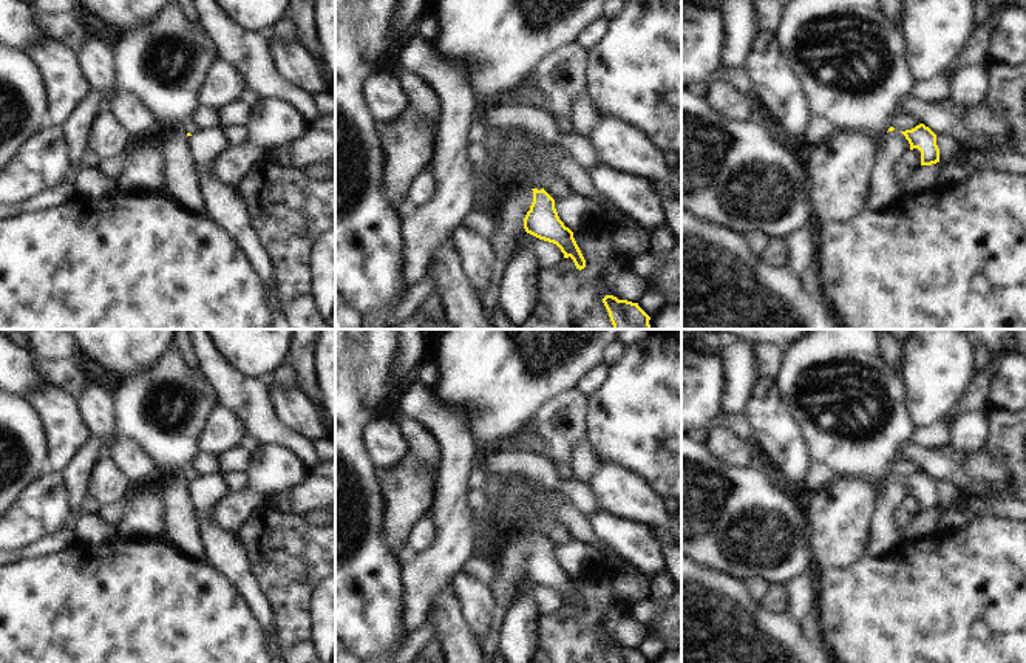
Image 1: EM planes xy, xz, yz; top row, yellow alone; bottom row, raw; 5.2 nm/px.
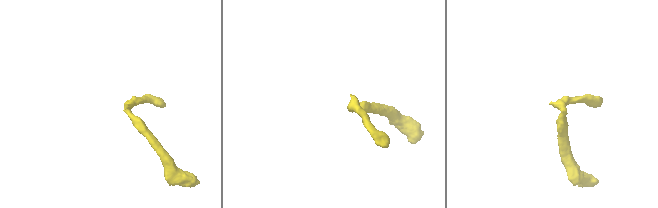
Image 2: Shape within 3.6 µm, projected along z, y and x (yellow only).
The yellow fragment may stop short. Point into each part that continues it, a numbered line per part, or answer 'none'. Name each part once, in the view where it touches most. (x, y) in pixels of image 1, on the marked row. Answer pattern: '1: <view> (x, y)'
1: xz (529, 175).

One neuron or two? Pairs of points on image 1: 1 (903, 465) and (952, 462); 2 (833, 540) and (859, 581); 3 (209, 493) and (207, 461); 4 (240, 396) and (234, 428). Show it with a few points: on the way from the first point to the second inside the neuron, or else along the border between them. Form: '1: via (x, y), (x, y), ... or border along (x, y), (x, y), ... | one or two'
1: border along (904, 458), (921, 469) | two
2: border along (873, 550), (844, 567), (824, 569) | two
3: border along (220, 470), (207, 476), (198, 476) | two
4: border along (220, 402), (232, 408), (246, 422), (249, 433) | two

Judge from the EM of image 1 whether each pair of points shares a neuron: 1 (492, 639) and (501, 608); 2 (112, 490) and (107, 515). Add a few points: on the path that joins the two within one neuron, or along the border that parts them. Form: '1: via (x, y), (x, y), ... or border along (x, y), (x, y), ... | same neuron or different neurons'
1: via (495, 631), (499, 615) | same neuron
2: border along (124, 501), (102, 506) | different neurons

